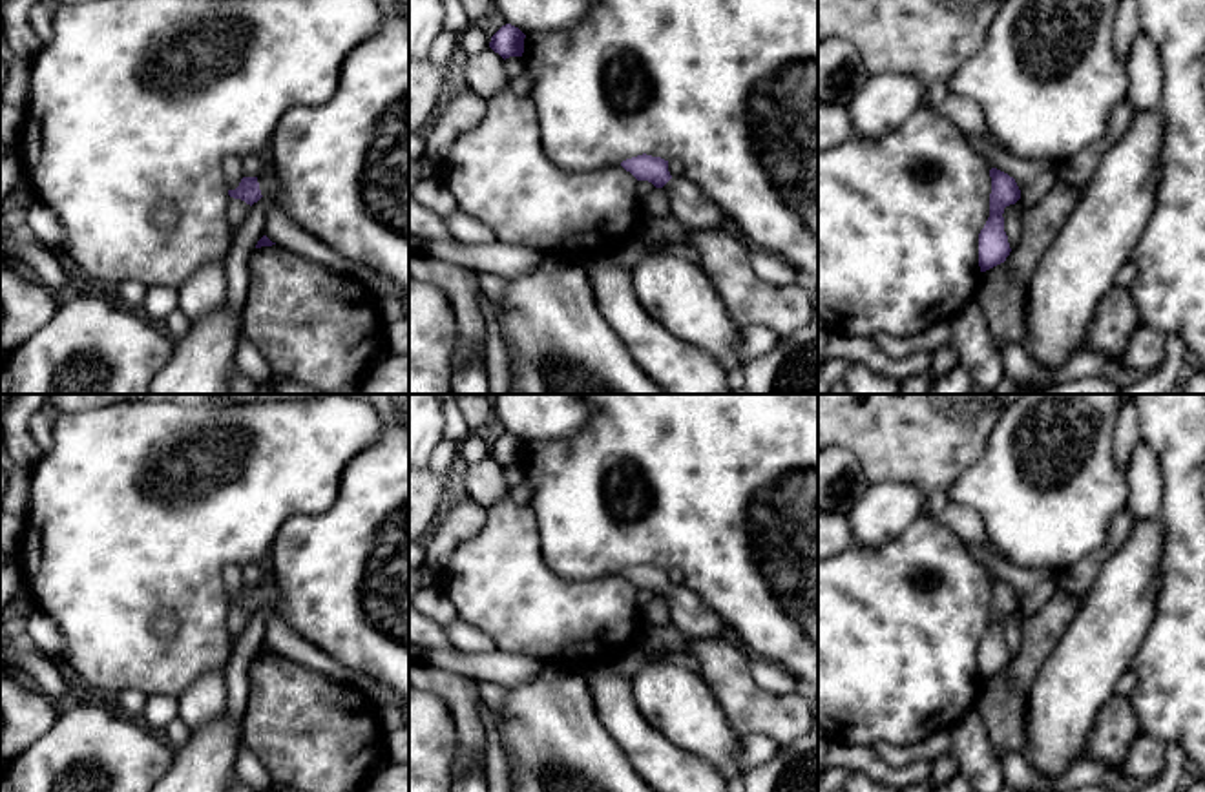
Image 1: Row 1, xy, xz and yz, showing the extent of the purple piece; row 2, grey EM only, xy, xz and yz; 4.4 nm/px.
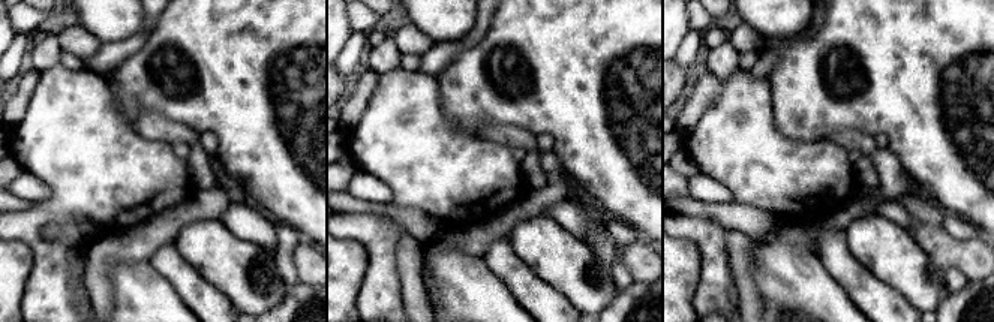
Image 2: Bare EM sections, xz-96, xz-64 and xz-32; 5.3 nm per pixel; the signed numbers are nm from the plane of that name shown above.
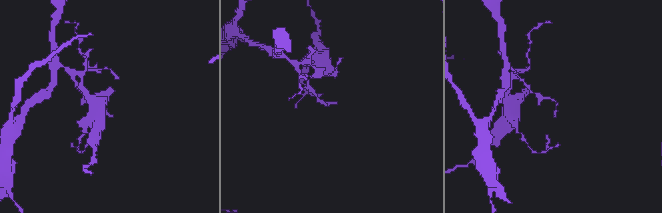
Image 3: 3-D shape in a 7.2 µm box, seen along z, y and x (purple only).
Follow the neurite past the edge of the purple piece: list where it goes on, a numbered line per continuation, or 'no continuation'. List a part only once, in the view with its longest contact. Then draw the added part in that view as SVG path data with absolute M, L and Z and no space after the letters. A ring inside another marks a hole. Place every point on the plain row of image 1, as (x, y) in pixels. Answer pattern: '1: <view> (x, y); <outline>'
1: xy (269, 594); M276 582L257 586L261 604L270 604L274 610L279 606L279 591Z

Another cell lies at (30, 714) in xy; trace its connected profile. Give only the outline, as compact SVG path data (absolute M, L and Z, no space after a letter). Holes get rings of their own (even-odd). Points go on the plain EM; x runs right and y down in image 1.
M0 668L0 714L5 719L0 759L7 763L42 737L55 724L60 710L42 692L20 688Z

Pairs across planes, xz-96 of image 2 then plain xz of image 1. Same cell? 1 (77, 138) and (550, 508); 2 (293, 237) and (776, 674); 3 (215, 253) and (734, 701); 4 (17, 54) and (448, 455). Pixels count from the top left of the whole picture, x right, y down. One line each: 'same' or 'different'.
1: different
2: same
3: different
4: same

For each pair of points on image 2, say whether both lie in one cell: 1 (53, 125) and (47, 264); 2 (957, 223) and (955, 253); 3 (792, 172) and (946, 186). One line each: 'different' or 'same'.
1: same
2: different
3: different

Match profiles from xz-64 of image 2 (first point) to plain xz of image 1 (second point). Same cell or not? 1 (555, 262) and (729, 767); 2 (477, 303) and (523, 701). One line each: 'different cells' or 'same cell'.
1: same cell
2: same cell

